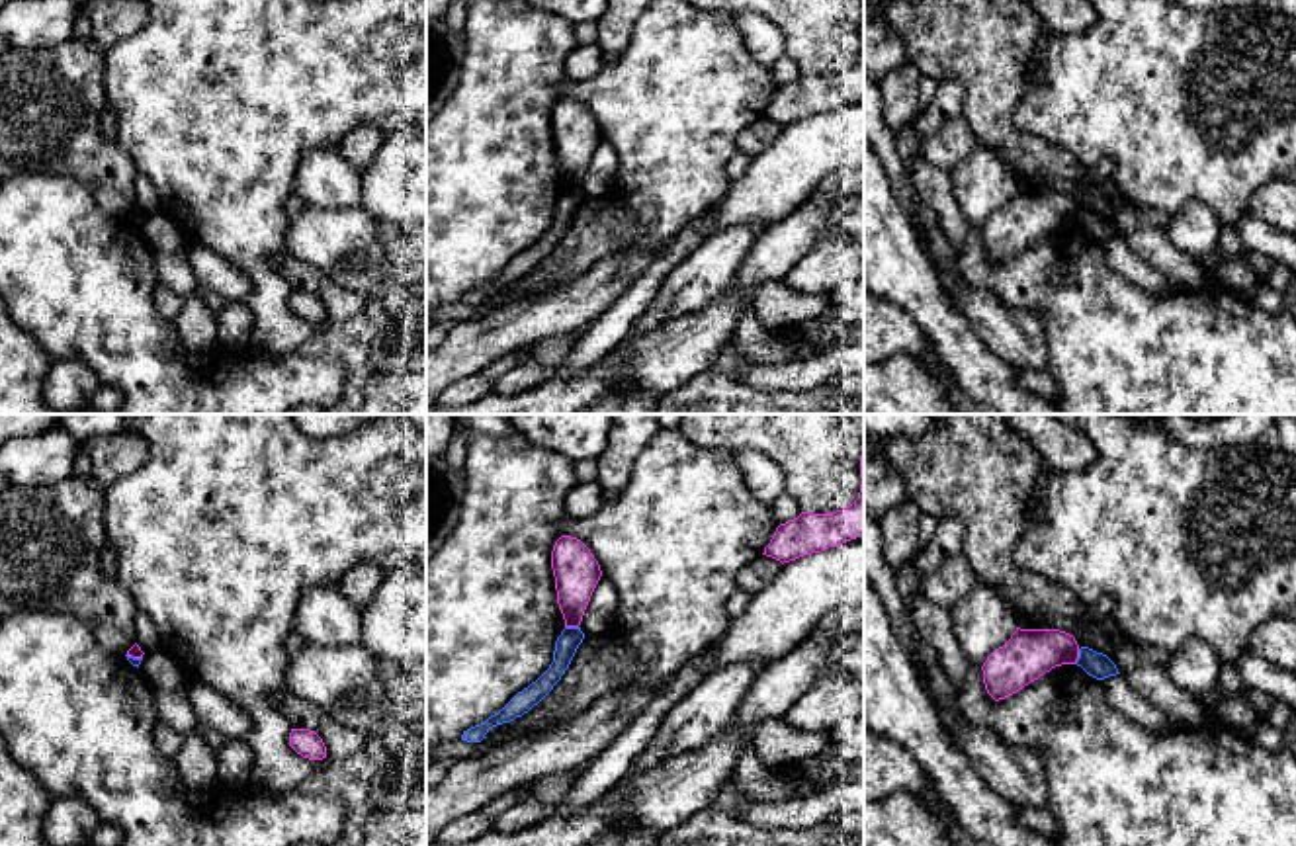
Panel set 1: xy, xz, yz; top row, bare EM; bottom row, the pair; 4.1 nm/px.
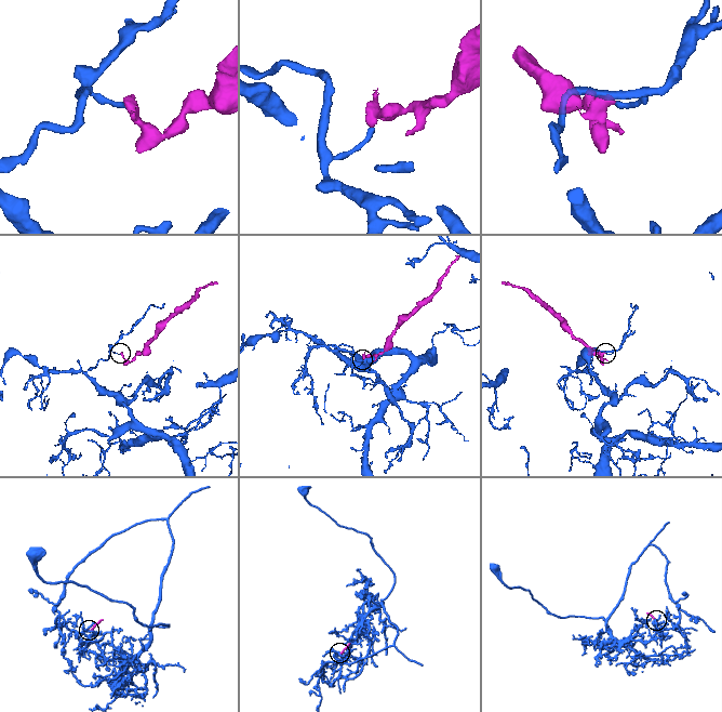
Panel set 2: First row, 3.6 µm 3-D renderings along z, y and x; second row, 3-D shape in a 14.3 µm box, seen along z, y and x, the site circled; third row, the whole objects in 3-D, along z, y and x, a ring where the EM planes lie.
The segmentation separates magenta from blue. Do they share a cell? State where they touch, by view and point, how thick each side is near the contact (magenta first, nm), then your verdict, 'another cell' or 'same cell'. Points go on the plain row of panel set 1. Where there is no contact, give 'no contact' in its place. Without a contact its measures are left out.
yz (1078, 219) | 200/110 nm | another cell

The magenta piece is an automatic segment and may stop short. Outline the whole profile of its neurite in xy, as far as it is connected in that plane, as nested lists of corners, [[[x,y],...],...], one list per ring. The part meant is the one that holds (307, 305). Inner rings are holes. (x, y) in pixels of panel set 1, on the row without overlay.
[[[291,291],[289,295],[289,309],[309,322],[323,322],[326,320],[326,309],[323,301],[309,291]]]

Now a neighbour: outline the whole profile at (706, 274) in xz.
[[[731,225],[704,238],[663,281],[629,336],[651,334],[661,324],[702,311],[731,293],[739,266],[766,225]]]

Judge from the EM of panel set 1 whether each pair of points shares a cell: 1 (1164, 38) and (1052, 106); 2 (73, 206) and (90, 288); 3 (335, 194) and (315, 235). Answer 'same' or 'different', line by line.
1: same
2: same
3: different

